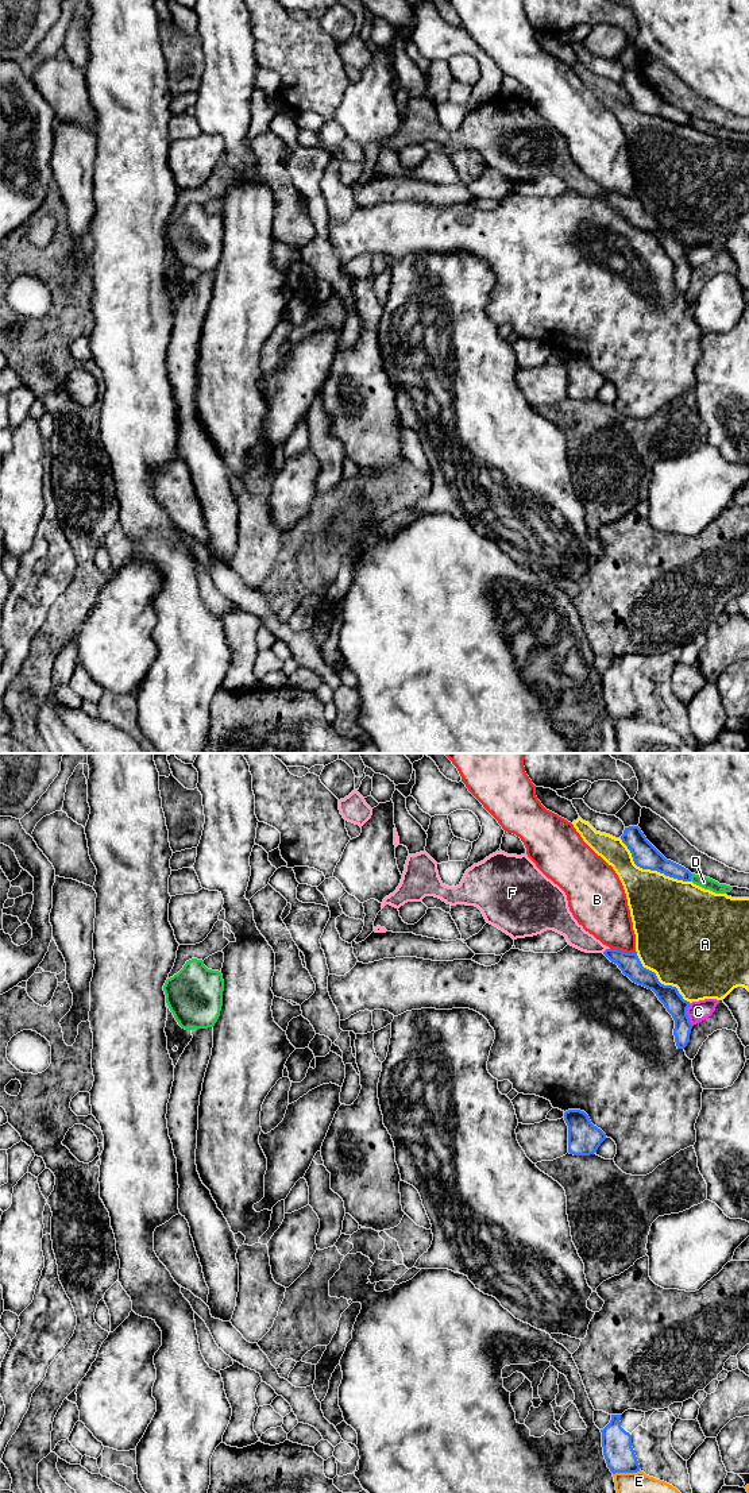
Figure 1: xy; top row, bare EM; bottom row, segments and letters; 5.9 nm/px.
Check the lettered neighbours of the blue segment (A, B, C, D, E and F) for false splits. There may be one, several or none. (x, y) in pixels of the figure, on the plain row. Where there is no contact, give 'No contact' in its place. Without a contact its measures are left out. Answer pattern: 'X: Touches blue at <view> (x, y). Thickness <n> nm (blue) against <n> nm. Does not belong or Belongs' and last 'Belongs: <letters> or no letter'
A: Touches blue at xy (651, 114). Thickness 150 nm (blue) against 380 nm. Does not belong
B: Touches blue at xy (624, 196). Thickness 130 nm (blue) against 280 nm. Does not belong
C: Touches blue at xy (686, 258). Thickness 120 nm (blue) against 120 nm. Does not belong
D: Touches blue at xy (690, 122). Thickness 120 nm (blue) against 70 nm. Does not belong
E: Touches blue at xy (626, 716). Thickness 180 nm (blue) against 360 nm. Does not belong
F: Touches blue at xy (606, 193). Thickness 130 nm (blue) against 120 nm. Does not belong
Belongs: no letter

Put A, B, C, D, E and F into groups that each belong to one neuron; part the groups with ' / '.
A / B / C / D / E / F

